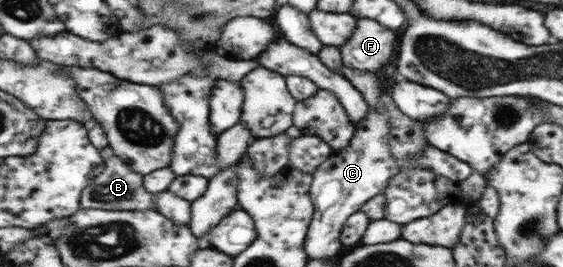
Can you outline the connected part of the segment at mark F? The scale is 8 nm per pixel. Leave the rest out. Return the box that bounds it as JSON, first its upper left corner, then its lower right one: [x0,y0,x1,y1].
[340,18,398,74]

